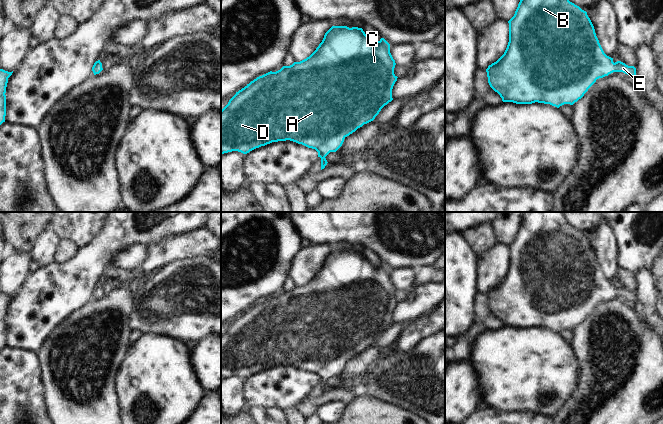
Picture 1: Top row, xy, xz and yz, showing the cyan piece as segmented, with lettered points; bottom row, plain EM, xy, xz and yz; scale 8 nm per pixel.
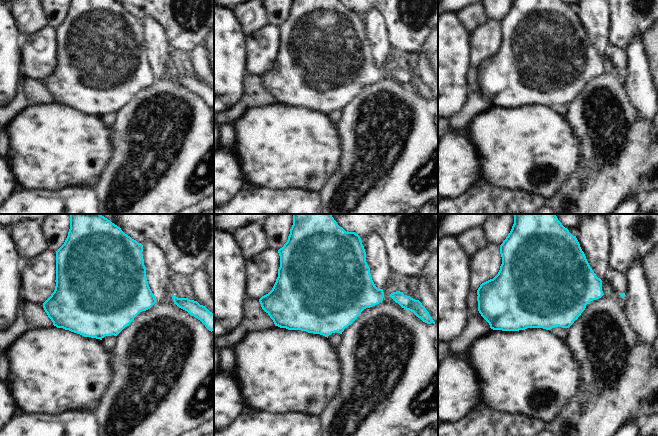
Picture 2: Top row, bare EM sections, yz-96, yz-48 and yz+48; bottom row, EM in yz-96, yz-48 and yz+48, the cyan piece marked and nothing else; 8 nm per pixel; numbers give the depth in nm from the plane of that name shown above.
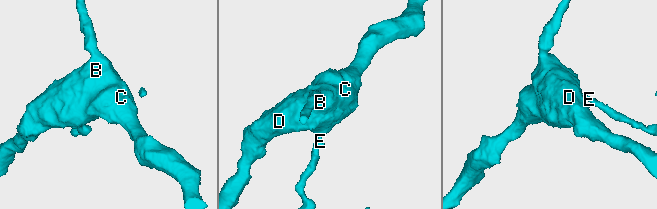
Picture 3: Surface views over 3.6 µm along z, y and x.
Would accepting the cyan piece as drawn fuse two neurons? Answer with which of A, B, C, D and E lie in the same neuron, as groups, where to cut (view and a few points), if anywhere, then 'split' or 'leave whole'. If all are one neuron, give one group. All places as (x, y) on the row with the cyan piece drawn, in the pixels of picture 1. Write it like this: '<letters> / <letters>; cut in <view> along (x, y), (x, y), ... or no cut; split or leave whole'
A B C D E; no cut; leave whole

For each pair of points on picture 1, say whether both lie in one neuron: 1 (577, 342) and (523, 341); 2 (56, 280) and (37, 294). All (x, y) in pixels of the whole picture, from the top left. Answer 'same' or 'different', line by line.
1: different
2: same

